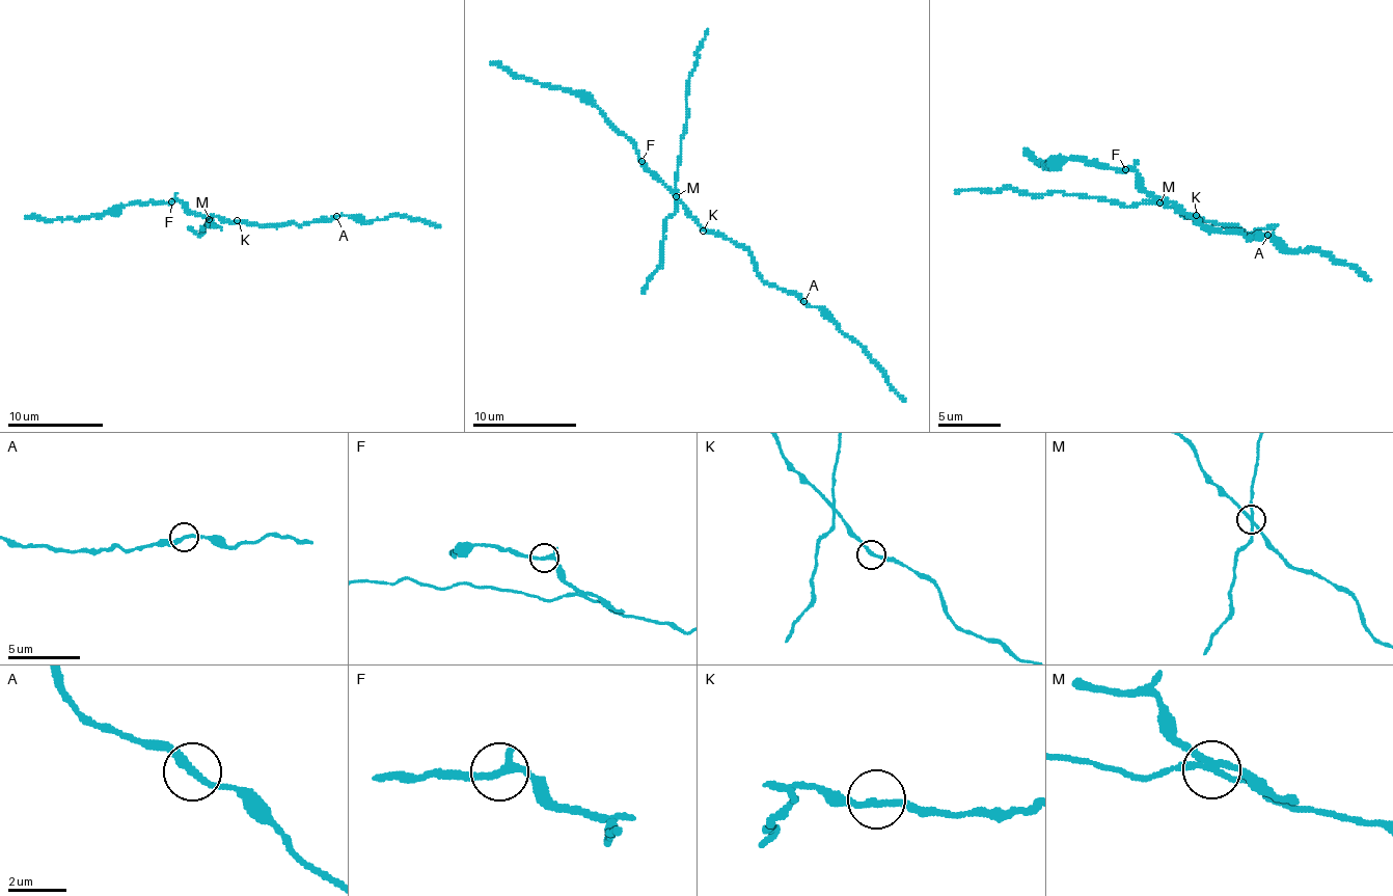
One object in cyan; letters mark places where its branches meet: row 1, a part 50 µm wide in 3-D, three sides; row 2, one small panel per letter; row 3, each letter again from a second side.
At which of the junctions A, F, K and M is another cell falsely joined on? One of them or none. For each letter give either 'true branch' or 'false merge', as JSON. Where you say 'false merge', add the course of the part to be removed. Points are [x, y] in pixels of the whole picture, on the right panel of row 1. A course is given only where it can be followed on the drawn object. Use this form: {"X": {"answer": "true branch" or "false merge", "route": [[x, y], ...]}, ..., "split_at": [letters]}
{"A": {"answer": "true branch"}, "F": {"answer": "true branch"}, "K": {"answer": "true branch"}, "M": {"answer": "false merge", "route": [[1158, 204], [1121, 207], [1061, 191], [1023, 194], [1010, 189], [955, 193]]}, "split_at": ["M"]}

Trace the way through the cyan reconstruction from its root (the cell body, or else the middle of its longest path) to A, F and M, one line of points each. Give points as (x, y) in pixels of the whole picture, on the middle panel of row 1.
A: (703, 227), (724, 234), (741, 244), (764, 281), (793, 292), (803, 301)
F: (703, 227), (642, 161)
M: (703, 227), (675, 195)

